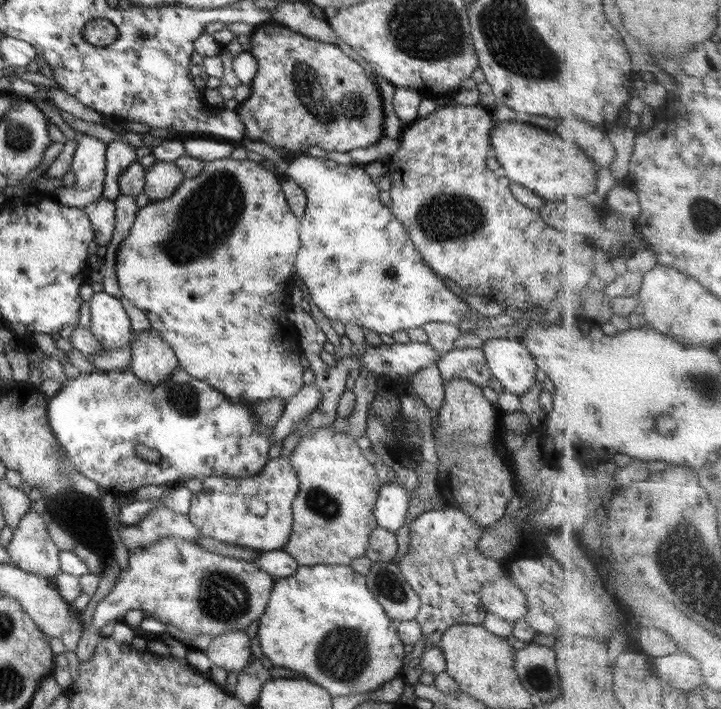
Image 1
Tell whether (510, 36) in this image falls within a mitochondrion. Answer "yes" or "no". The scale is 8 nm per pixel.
yes

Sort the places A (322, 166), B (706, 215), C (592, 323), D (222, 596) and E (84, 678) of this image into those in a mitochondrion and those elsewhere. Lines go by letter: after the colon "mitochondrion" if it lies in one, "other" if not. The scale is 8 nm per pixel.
A: other
B: mitochondrion
C: other
D: mitochondrion
E: other

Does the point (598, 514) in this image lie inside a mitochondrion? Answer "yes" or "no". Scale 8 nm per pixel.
no

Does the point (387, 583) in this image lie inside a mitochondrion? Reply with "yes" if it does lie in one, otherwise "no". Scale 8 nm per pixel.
yes

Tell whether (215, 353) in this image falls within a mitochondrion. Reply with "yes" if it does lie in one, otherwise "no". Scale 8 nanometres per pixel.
no

